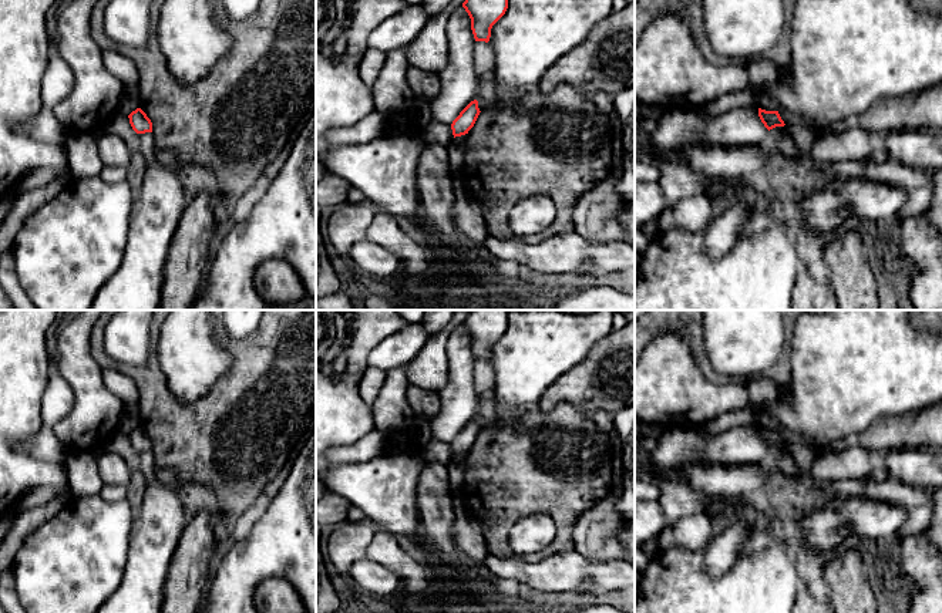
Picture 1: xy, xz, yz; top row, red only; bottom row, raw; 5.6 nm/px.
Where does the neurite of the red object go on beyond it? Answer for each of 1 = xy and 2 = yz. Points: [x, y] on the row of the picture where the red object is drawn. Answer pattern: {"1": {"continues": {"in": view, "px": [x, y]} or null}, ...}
{"1": {"continues": null}, "2": {"continues": null}}

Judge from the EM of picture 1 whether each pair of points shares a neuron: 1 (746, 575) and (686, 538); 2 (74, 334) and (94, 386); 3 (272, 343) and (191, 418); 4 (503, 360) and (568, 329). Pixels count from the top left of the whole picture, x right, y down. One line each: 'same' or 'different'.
1: different
2: same
3: same
4: same

